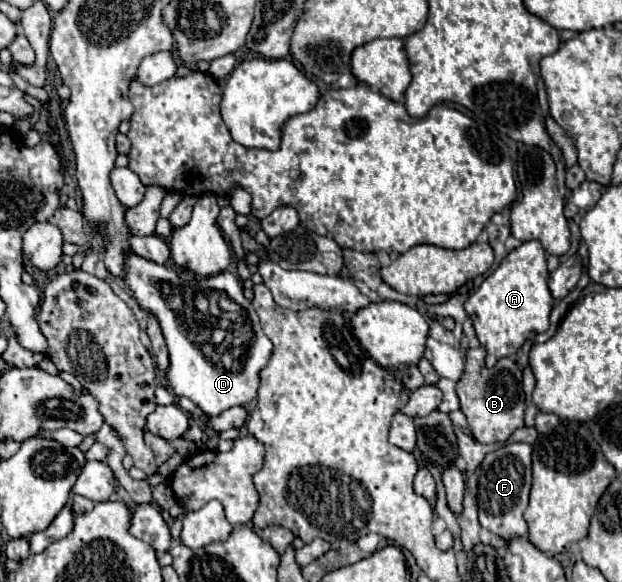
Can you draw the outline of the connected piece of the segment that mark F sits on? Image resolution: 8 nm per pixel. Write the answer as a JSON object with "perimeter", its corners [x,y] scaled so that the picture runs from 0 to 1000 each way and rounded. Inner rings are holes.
{"perimeter":[[[810,763],[807,770],[788,777],[768,804],[768,883],[775,907],[807,921],[814,928],[826,921],[846,924],[849,904],[839,890],[849,869],[849,849],[855,835],[855,801],[852,801],[852,763]]]}

